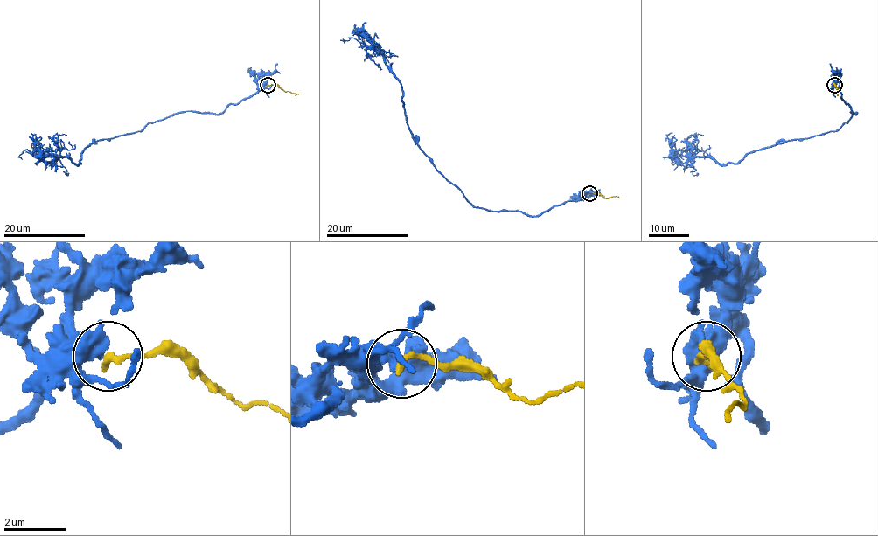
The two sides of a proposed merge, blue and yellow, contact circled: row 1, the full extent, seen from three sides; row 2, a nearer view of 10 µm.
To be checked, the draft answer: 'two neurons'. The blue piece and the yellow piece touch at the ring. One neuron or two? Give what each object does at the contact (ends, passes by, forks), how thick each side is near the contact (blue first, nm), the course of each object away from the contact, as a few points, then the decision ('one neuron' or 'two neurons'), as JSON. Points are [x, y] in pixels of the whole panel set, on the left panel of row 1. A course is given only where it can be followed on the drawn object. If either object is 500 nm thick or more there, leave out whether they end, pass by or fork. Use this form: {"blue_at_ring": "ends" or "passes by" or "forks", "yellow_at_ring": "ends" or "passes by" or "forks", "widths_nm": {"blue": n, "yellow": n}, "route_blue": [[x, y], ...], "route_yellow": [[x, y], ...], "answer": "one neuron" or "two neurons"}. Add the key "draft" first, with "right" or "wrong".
{"draft": "right", "blue_at_ring": "passes by", "yellow_at_ring": "ends", "widths_nm": {"blue": 300, "yellow": 240}, "route_blue": [[268, 85], [256, 82], [254, 93], [219, 114], [182, 111], [98, 139], [78, 163], [40, 156], [31, 132]], "route_yellow": [[268, 85], [277, 85], [285, 92], [299, 93]], "answer": "two neurons"}

